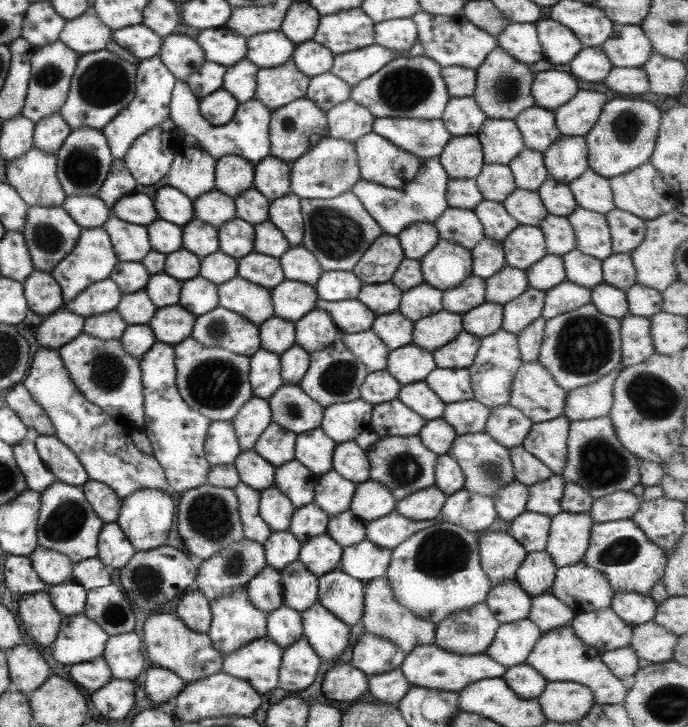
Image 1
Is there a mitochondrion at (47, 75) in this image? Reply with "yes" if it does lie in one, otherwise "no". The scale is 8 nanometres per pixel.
yes

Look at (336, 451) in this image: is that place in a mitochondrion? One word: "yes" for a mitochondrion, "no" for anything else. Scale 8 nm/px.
no

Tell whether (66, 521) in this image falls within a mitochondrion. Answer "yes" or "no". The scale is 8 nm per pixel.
yes

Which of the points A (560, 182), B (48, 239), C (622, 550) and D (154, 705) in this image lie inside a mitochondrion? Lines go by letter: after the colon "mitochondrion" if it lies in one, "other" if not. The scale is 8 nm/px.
A: other
B: mitochondrion
C: mitochondrion
D: other

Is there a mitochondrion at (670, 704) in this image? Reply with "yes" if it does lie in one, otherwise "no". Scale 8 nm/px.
yes

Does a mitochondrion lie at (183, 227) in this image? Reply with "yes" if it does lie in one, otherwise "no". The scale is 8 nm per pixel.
no

